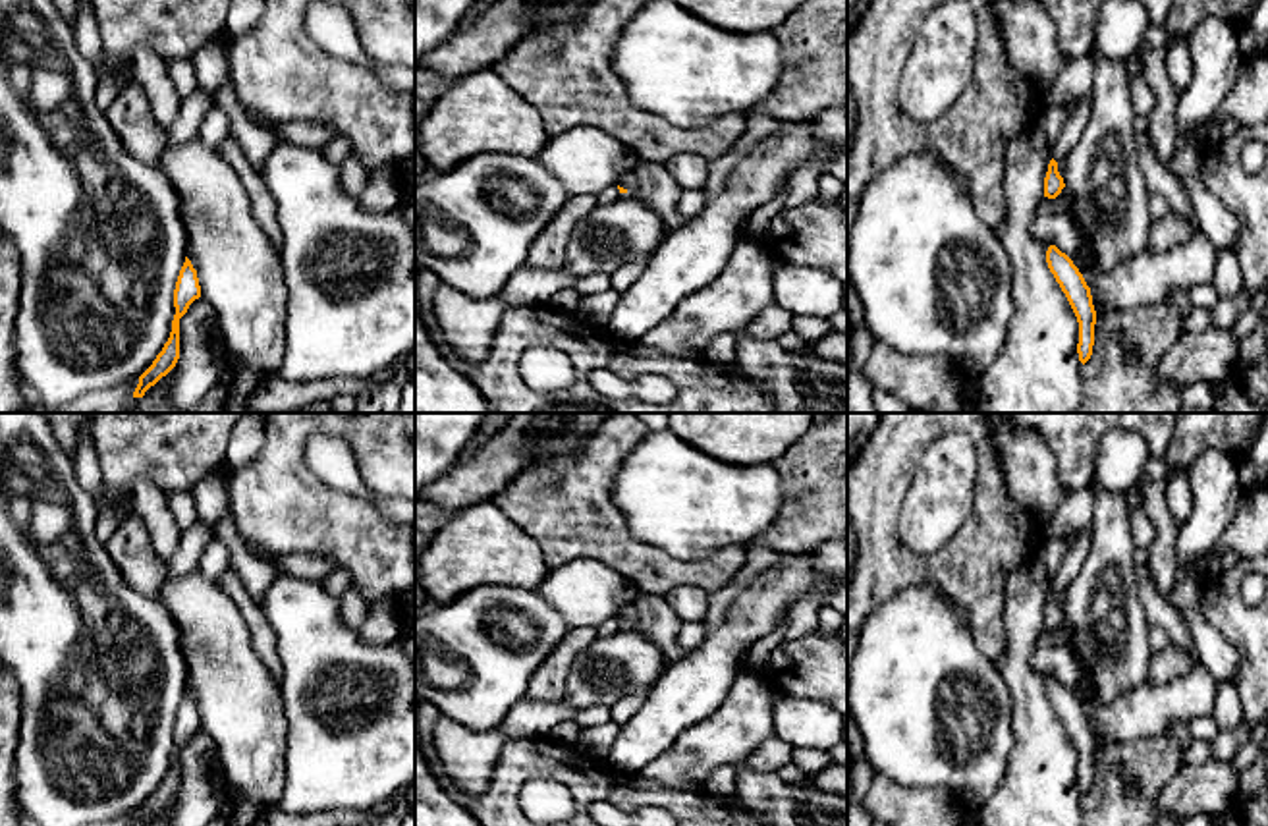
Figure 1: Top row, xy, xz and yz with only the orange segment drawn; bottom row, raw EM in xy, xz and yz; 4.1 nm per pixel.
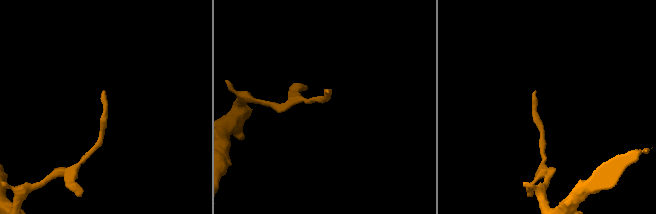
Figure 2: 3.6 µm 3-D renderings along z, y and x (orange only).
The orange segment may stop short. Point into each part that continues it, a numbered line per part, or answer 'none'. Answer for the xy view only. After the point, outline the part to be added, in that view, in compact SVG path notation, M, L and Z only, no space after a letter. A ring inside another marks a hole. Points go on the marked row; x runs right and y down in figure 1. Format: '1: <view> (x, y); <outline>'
none

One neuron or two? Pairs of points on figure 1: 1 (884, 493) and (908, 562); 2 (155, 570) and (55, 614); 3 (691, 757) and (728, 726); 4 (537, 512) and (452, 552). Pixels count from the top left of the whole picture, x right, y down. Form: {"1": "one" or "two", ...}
{"1": "one", "2": "two", "3": "one", "4": "two"}

